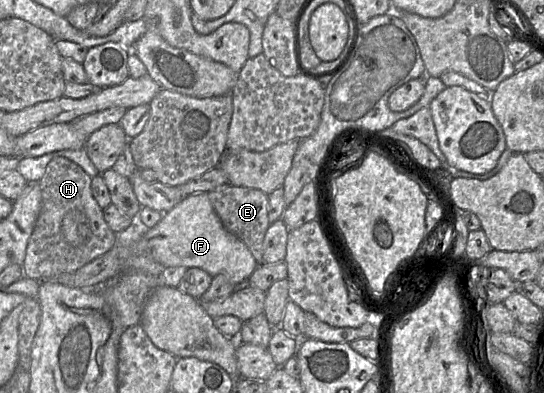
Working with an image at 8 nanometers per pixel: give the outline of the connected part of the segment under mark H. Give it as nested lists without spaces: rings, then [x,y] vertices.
[[[62,156],[54,157],[38,183],[41,188],[41,209],[28,242],[23,263],[24,276],[38,282],[56,281],[61,274],[74,273],[110,251],[115,245],[115,233],[105,222],[103,210],[93,196],[92,178],[76,163]]]

